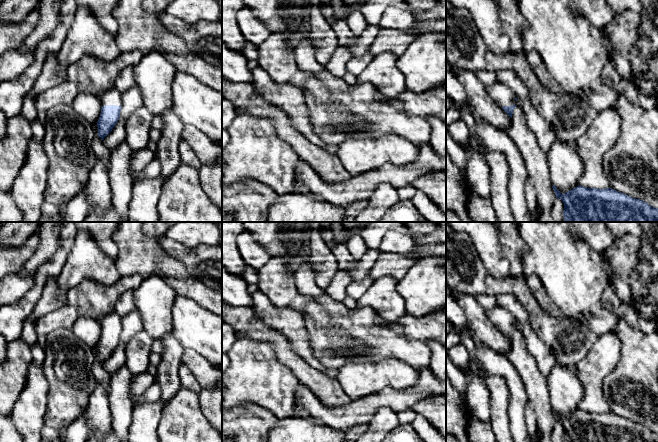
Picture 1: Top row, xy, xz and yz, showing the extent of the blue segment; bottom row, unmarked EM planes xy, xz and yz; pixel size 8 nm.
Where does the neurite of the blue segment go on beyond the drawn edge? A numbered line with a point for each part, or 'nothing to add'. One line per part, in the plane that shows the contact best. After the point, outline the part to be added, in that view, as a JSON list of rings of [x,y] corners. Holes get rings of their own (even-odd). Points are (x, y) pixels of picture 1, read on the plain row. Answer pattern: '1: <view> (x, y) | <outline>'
1: xy (114, 320) | [[[113,311],[105,317],[101,323],[101,329],[116,329],[121,330],[123,328],[123,316],[116,311]]]

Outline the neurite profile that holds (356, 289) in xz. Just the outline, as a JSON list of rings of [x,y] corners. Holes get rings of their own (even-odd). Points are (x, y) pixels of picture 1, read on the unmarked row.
[[[369,274],[361,281],[352,281],[347,287],[347,296],[351,297],[356,301],[359,300],[367,291],[367,289],[371,286],[373,281],[374,280],[371,274]]]

